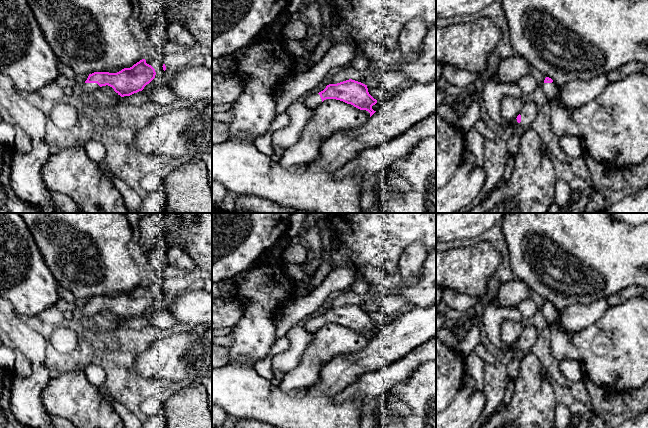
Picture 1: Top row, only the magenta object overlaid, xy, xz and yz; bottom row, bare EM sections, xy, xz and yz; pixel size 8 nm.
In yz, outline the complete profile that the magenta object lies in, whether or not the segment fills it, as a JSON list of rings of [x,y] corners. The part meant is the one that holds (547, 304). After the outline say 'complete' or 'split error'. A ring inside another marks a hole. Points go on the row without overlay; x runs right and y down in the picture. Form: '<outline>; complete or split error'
[[[546,301],[544,307],[541,309],[541,312],[543,313],[546,322],[549,325],[553,323],[562,325],[559,320],[558,310],[556,309],[556,307],[553,306],[551,302]]]; split error

